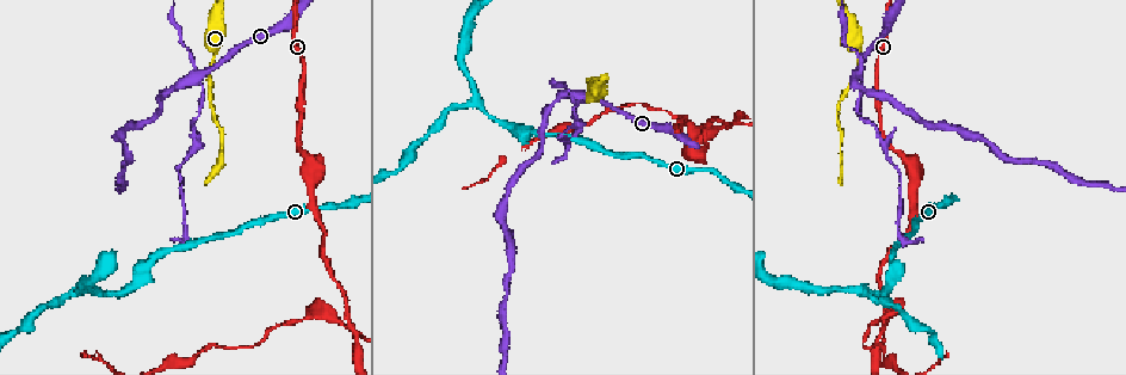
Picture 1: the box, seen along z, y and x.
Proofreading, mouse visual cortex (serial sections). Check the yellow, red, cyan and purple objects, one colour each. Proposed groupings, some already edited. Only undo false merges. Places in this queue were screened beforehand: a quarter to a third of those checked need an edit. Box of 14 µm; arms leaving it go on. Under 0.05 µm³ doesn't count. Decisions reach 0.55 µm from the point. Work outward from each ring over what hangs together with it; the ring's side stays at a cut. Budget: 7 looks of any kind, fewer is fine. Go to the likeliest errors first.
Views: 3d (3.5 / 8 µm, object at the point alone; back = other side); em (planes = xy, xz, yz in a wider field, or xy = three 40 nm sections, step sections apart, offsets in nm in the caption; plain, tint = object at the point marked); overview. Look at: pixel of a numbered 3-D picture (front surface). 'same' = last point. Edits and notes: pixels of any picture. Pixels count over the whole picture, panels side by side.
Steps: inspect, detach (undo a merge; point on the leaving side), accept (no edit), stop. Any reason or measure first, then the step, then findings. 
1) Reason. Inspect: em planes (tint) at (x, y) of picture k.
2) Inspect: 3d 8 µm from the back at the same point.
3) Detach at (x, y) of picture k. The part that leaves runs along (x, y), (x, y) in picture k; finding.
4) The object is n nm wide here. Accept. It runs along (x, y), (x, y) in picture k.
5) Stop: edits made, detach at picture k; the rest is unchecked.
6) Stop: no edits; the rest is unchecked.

Two arms at a narrow angle. Inspect: em xy step 5 (tint) at (347, 328) of picture 1.

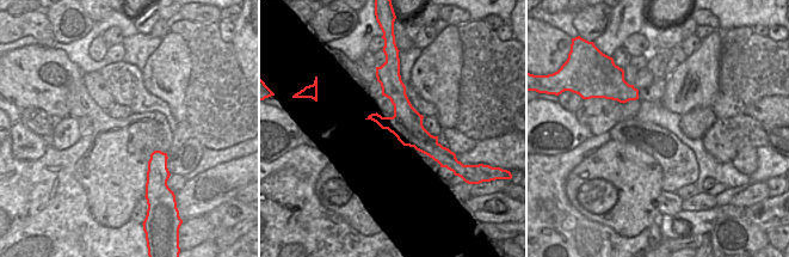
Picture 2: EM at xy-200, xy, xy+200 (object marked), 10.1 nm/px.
Inspect: 3d 3.5 µm at the same point.

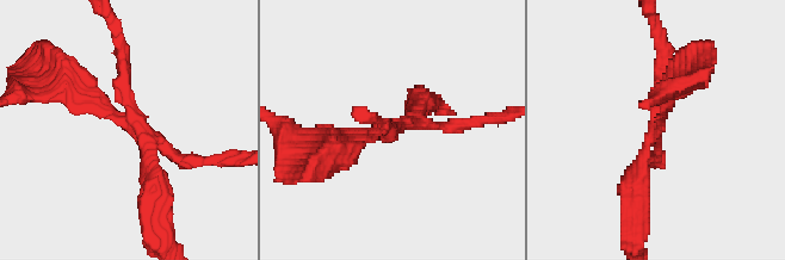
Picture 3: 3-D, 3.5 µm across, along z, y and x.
The arms are 150, 150, 200, 200 nm wide. Detach at (85, 109) of picture 3. The part that leaves runs along (123, 119), (75, 82), (28, 93) in picture 3; two cells meet here.

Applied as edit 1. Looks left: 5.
Four arms meet. Inspect: 3d 3.5 µm at (582, 97) of picture 1.

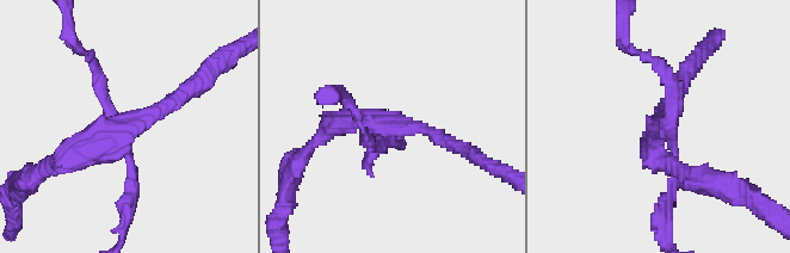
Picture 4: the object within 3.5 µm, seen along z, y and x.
Inspect: em xy step 2 (plain) at (387, 128) of picture 4.

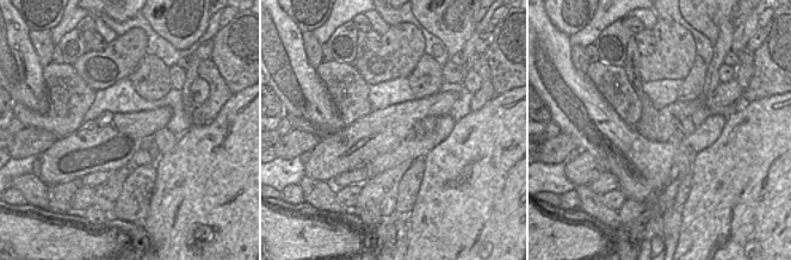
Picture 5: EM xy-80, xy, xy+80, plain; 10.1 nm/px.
Inspect: em xy step 2 (tint) at the same point.

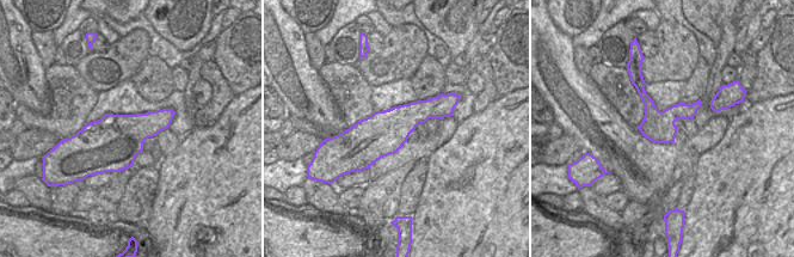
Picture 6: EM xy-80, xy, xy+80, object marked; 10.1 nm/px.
4 arms meet here. Detach at (667, 79) of picture 4. Two cells meet here.

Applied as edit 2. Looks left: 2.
Stop: edits made, detach at picture 3, detach at picture 4; the rest is unchecked.

